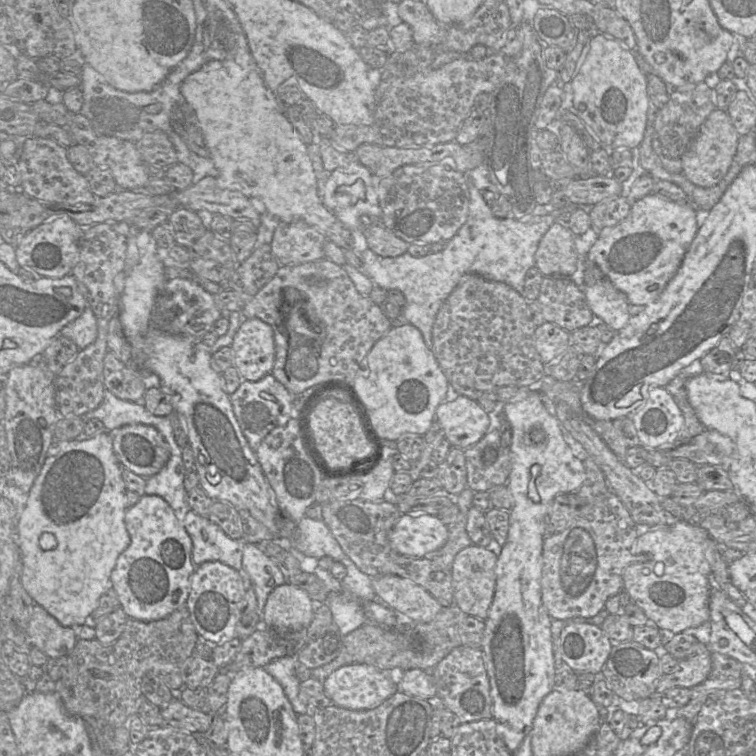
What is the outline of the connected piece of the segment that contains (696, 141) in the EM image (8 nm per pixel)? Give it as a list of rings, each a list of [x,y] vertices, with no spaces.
[[[715,109],[707,117],[682,157],[682,174],[700,187],[716,185],[726,175],[735,156],[740,135],[727,110]]]

